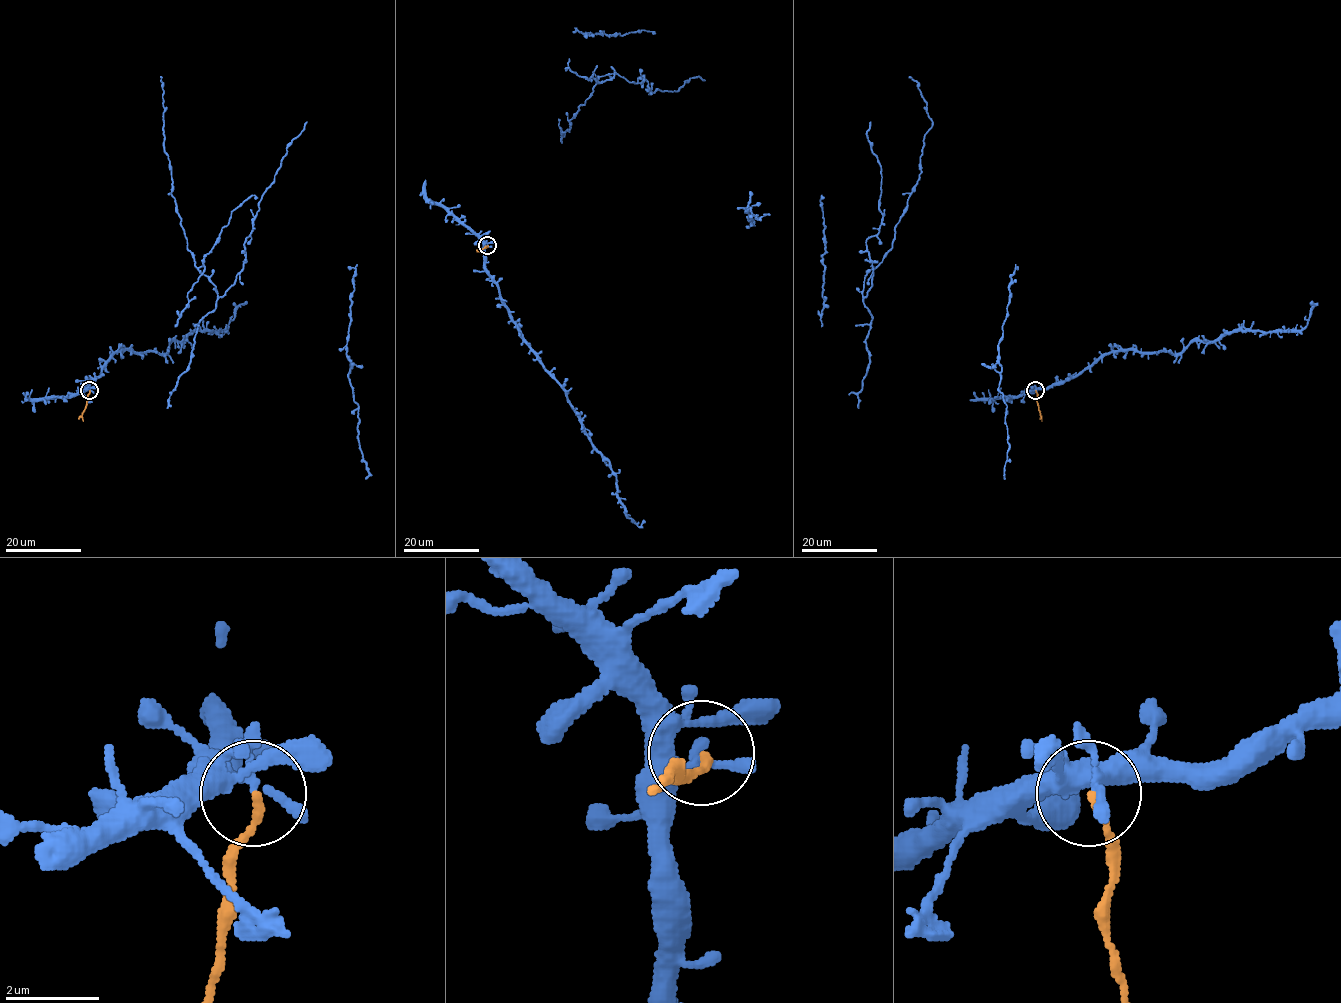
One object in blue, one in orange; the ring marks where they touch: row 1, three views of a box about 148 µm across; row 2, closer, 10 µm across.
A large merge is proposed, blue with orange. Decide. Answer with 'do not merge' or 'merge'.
do not merge

